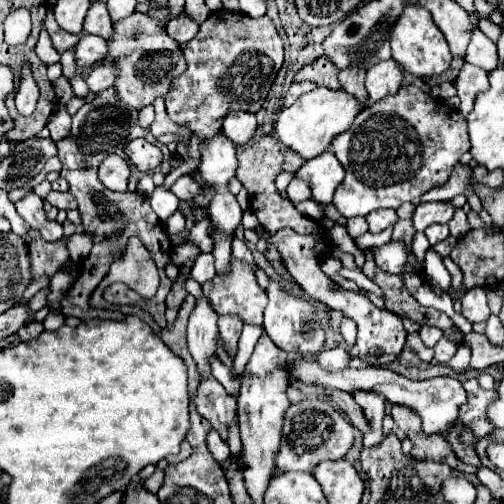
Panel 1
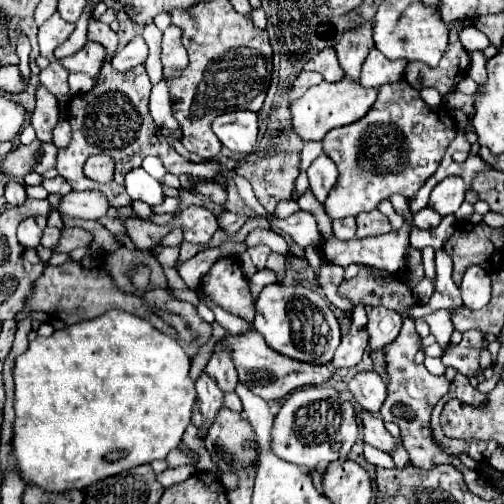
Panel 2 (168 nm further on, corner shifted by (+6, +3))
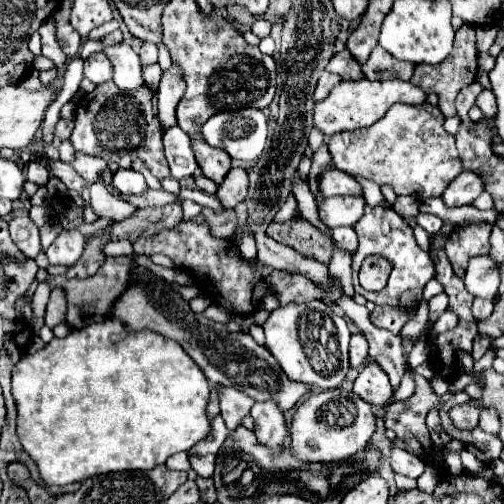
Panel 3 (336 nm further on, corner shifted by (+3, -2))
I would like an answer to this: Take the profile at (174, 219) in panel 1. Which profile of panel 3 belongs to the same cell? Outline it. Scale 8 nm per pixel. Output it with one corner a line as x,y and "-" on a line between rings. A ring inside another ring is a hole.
149,189
145,195
137,197
137,195
121,195
123,199
127,199
131,205
143,209
143,207
155,207
155,205
165,205
165,203
171,203
177,199
177,195
173,193
167,193
167,191
155,191
155,189

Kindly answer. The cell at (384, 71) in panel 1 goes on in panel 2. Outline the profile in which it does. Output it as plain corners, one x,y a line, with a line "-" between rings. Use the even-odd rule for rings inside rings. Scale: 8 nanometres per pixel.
372,48
366,62
362,64
360,84
364,88
380,88
384,84
400,82
404,78
406,64
408,64
406,60
390,60
382,56
382,52

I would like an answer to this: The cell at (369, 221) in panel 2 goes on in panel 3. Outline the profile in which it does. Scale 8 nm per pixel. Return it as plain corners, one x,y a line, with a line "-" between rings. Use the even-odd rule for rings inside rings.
369,205
365,207
363,217
353,225
353,229
359,237
359,247
353,253
353,287
355,287
355,293
363,295
367,301
373,301
375,305
393,305
393,307
403,307
403,309
417,307
421,301
423,287
427,285
427,281
431,281
437,275
437,271
435,271
433,261
431,261
431,255
417,245
417,241
413,237
413,229
393,209
369,207
-
367,255
385,255
393,263
393,271
389,275
387,287
377,291
377,293
365,291
357,279
361,261

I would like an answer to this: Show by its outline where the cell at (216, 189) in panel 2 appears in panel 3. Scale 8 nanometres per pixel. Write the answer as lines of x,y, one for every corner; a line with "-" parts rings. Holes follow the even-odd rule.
235,167
227,173
223,185
217,191
217,197
221,201
221,205
225,207
235,207
237,203
241,203
247,195
247,187
249,187
249,177
247,171
241,167

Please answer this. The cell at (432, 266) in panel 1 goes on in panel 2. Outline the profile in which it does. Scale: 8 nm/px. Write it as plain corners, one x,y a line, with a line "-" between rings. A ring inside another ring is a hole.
424,278
418,286
412,288
412,294
420,304
426,304
430,300
432,292
434,292
434,280
430,280
430,278

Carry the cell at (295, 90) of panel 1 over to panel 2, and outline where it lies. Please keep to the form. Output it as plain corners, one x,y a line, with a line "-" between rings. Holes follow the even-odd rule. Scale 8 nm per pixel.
300,72
300,76
294,80
294,84
290,88
290,100
300,98
310,86
320,84
320,82
322,82
320,74
316,74
316,72

